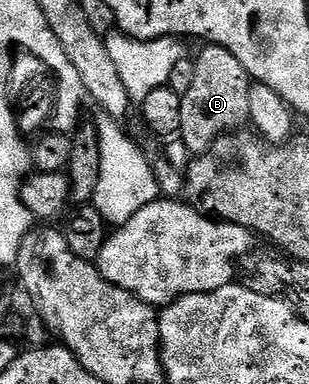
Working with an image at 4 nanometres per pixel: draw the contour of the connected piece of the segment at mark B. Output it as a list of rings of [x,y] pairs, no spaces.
[[[214,44],[204,45],[204,50],[199,55],[194,55],[195,69],[193,84],[190,85],[189,92],[183,95],[181,100],[181,128],[178,137],[183,138],[185,145],[191,149],[192,155],[203,154],[212,144],[218,140],[222,134],[234,132],[248,121],[249,114],[249,94],[253,79],[248,74],[247,69],[229,52],[229,48]]]

